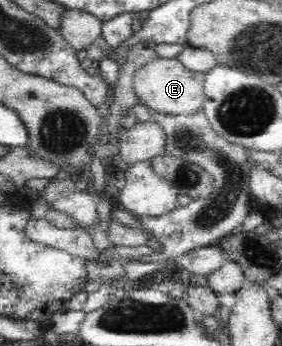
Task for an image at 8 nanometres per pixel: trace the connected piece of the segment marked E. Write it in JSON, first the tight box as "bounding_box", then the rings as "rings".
{"bounding_box":[133,58,205,116],"rings":[[[158,58],[140,66],[133,79],[133,91],[142,105],[160,113],[189,116],[201,109],[204,99],[205,74],[186,69],[178,59]]]}

